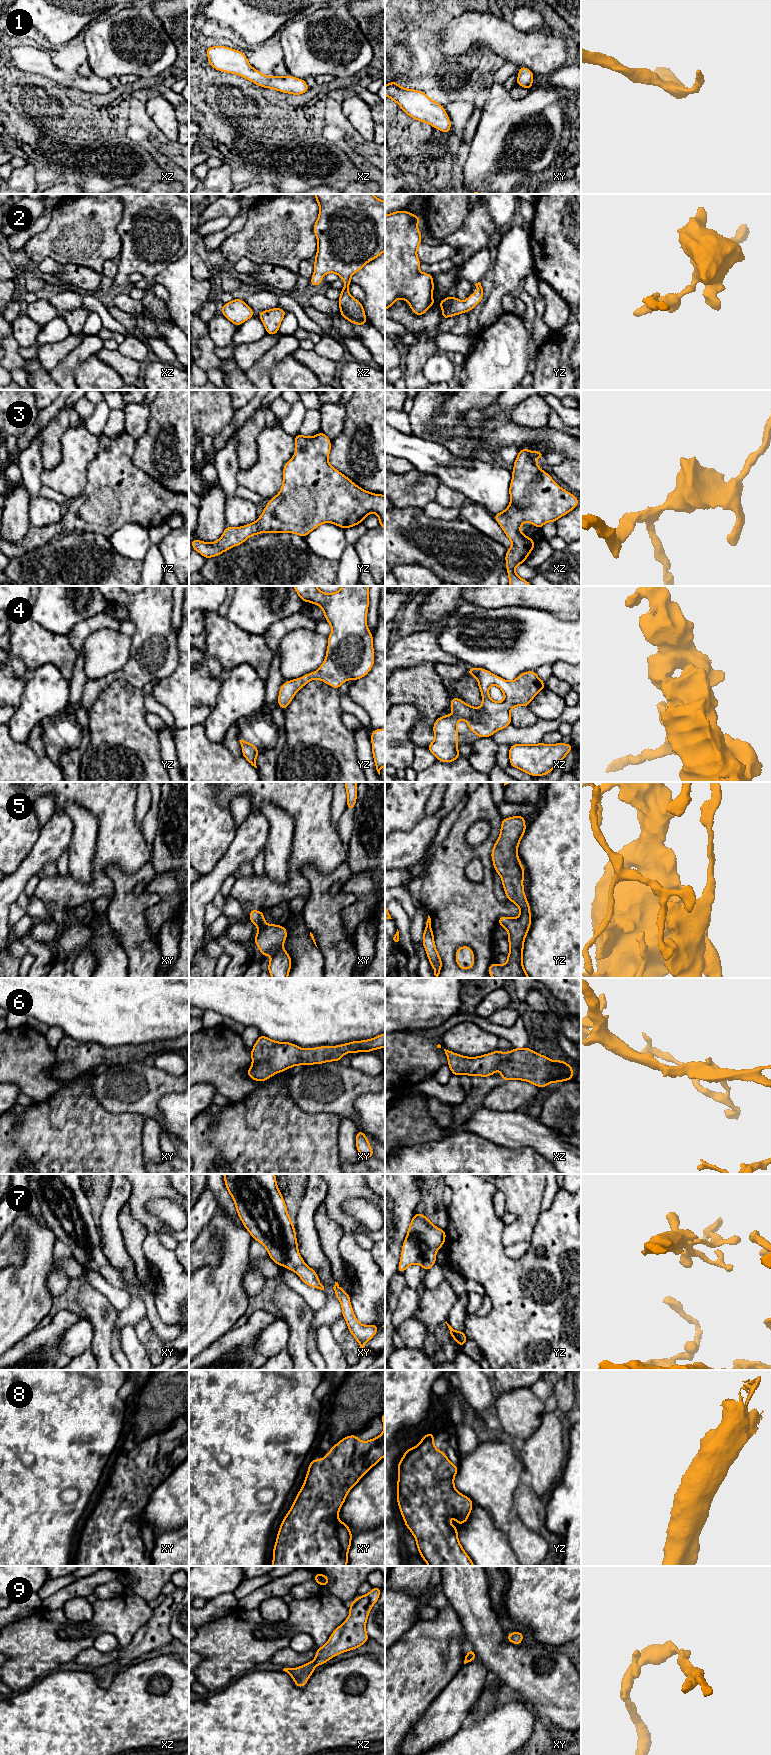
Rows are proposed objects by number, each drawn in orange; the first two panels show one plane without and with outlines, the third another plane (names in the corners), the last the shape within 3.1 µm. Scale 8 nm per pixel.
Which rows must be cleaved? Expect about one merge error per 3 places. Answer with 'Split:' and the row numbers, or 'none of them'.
Split: 5

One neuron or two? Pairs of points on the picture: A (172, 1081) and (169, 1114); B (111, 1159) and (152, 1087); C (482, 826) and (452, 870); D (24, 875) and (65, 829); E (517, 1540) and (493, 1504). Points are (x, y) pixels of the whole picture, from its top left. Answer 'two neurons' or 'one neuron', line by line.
A: two neurons
B: two neurons
C: two neurons
D: one neuron
E: two neurons

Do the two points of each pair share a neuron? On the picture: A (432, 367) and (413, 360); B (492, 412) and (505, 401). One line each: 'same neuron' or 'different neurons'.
A: different neurons
B: same neuron

